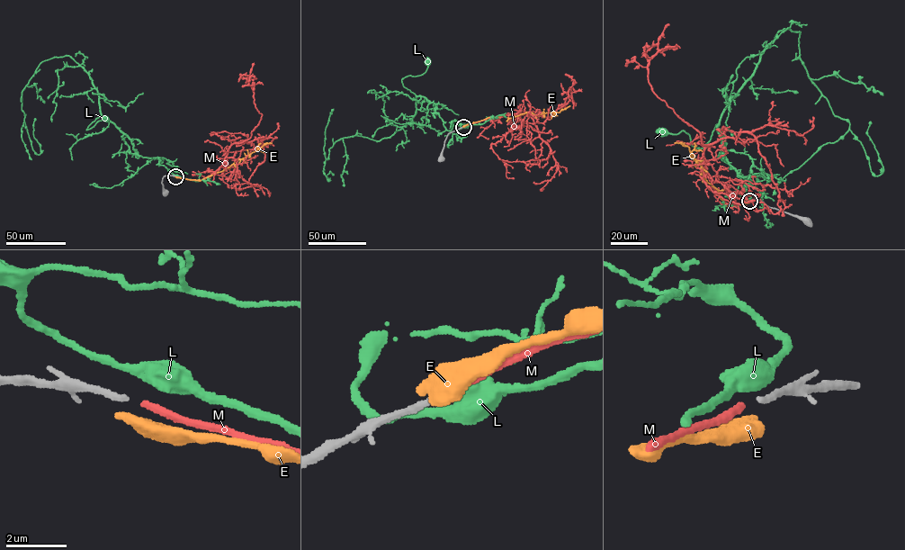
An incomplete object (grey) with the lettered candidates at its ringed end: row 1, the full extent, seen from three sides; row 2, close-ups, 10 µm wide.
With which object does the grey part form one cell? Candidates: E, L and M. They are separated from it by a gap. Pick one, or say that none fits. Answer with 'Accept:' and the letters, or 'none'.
Accept: M

